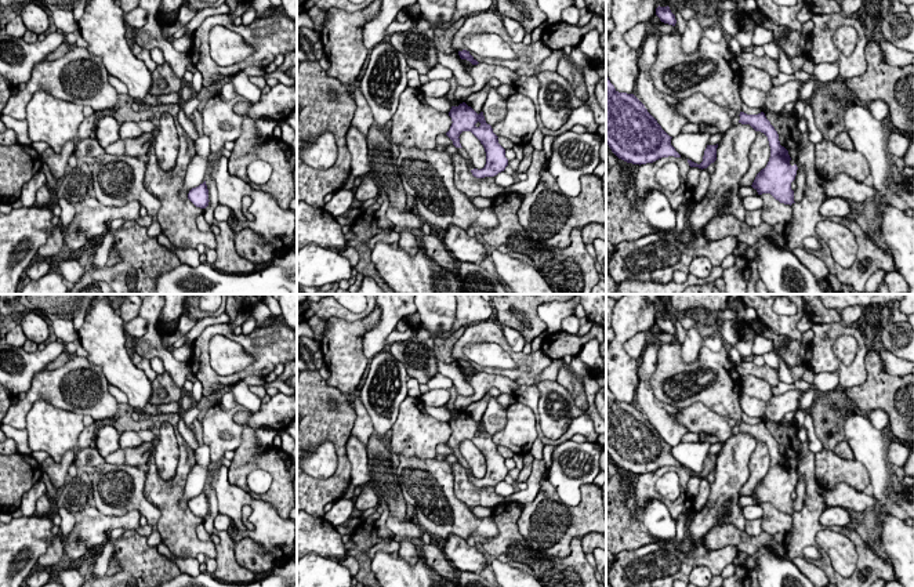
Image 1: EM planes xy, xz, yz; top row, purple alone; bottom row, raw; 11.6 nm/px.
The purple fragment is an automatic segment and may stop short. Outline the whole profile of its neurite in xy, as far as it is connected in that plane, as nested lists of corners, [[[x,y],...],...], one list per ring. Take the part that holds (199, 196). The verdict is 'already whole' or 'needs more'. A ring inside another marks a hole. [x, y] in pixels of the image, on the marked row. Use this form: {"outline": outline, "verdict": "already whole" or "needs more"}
{"outline": [[[206,181],[196,188],[192,188],[188,193],[188,199],[200,209],[206,209],[208,206],[208,189]]], "verdict": "already whole"}

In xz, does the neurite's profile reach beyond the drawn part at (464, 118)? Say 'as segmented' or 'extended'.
extended

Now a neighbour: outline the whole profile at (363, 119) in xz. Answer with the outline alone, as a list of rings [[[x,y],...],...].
[[[355,84],[352,97],[355,99],[356,109],[351,126],[356,127],[363,135],[367,137],[370,127],[374,126],[374,117],[367,101],[360,93],[359,84]]]

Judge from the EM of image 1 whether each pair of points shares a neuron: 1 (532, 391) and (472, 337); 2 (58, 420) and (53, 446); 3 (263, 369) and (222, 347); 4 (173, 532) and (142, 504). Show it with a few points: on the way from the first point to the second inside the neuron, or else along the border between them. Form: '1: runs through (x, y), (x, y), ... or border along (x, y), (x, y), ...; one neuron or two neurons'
1: border along (535, 383), (519, 386); two neurons
2: runs through (58, 427), (55, 439); one neuron
3: border along (254, 357), (243, 369), (221, 374); two neurons
4: border along (144, 489), (144, 496), (160, 513), (158, 524); two neurons

